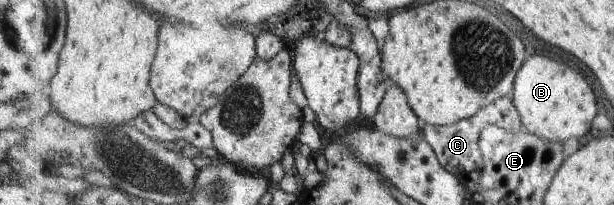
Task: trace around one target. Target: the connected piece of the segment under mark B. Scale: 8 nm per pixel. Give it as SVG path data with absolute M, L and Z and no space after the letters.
M536 54L526 60L515 78L513 98L519 108L524 129L542 138L562 143L588 134L598 114L596 94L588 80L568 64L550 56Z

